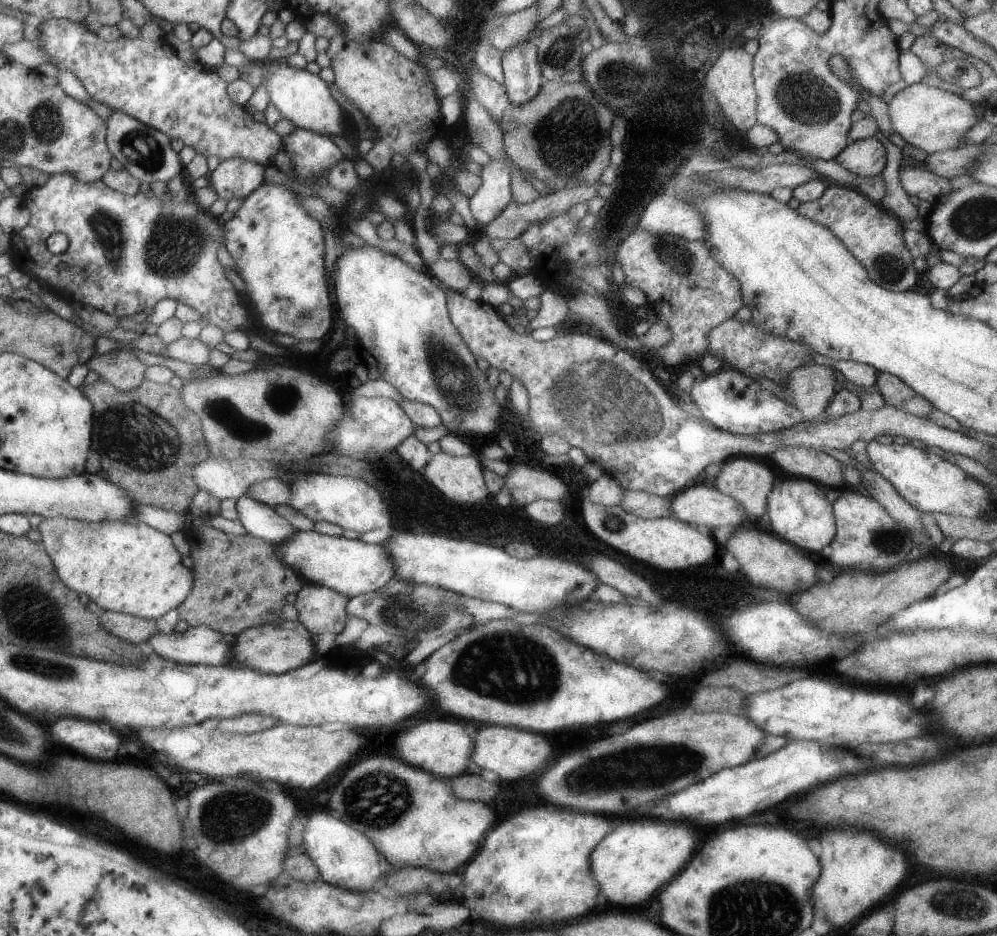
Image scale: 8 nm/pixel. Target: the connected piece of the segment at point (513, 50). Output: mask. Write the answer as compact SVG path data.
M524 42L502 50L504 89L511 105L529 102L541 88L542 74L536 46Z

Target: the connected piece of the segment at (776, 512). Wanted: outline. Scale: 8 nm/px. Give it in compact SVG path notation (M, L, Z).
M801 477L789 478L781 484L773 485L766 498L765 516L773 534L807 552L827 547L833 540L836 524L832 505L825 494L825 488Z

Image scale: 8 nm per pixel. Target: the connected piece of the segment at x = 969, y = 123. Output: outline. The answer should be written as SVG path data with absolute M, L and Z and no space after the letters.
M925 82L907 85L893 96L887 106L893 132L897 132L906 144L923 150L927 155L958 147L962 135L980 121L966 98Z

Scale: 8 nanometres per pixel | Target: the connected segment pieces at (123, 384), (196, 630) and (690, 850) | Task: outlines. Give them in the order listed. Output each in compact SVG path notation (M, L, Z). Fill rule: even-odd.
M113 349L103 354L95 352L85 365L88 370L95 371L99 378L123 392L137 388L145 380L147 368L134 354L125 349Z
M205 625L189 627L183 632L155 631L144 643L165 660L178 665L225 665L230 640Z
M651 817L625 818L607 833L589 855L589 870L599 892L613 904L635 906L654 900L657 892L691 860L697 846L695 826Z

